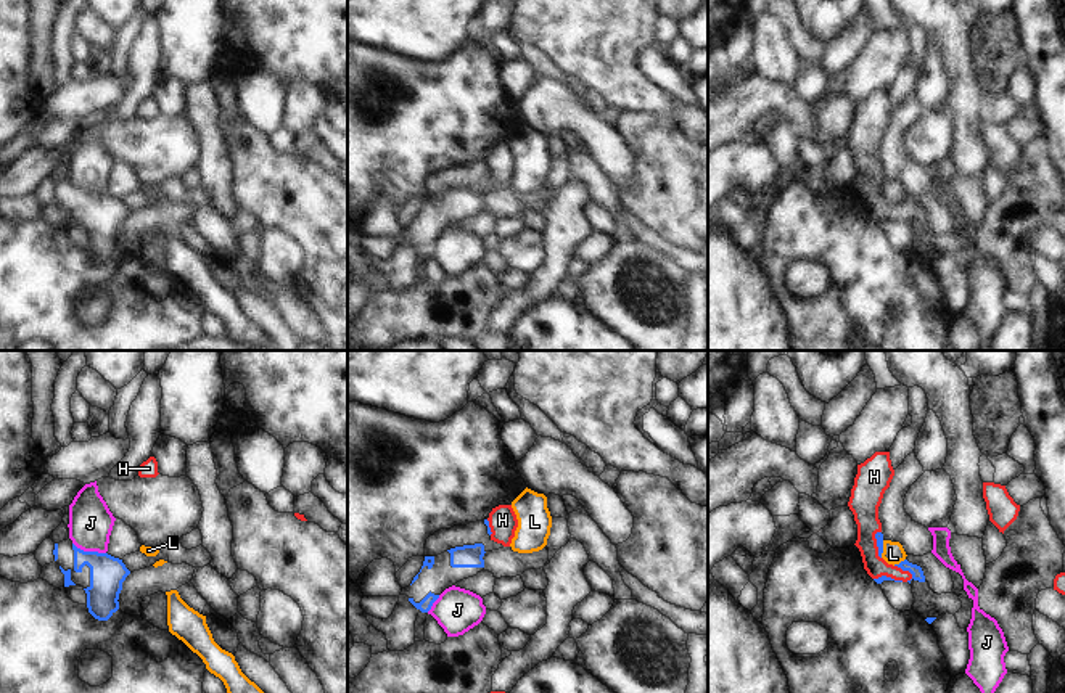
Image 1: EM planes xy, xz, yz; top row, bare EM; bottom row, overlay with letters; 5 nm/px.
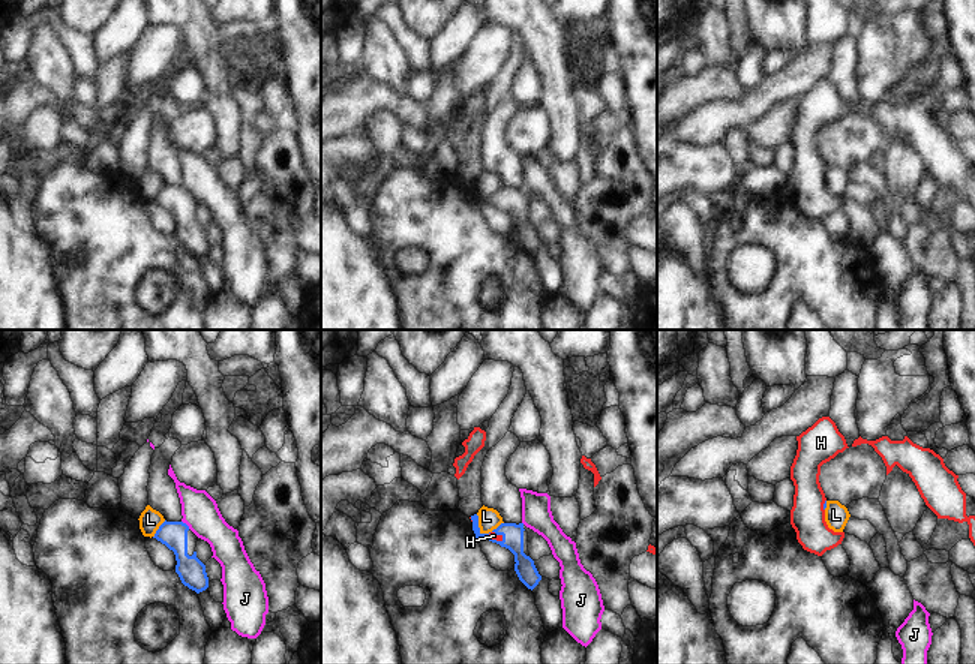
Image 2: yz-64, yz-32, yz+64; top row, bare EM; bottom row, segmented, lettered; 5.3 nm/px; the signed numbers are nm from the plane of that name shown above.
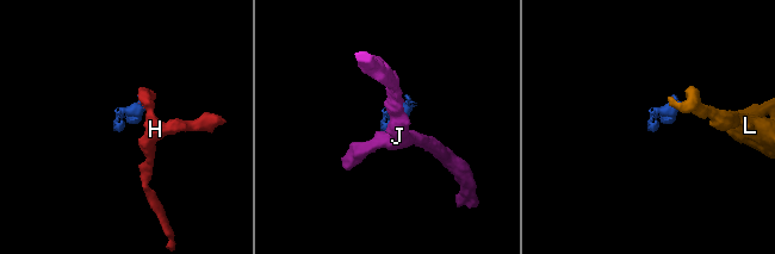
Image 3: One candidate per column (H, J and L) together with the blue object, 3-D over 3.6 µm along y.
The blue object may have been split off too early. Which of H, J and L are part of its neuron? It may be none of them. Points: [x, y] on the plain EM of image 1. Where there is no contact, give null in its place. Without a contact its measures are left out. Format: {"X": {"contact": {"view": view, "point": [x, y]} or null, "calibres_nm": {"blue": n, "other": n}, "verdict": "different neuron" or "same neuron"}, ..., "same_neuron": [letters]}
{"H": {"contact": {"view": "yz", "point": [904, 209]}, "calibres_nm": {"blue": 60, "other": 110}, "verdict": "same neuron"}, "J": {"contact": {"view": "xy", "point": [89, 192]}, "calibres_nm": {"blue": 180, "other": 220}, "verdict": "different neuron"}, "L": {"contact": {"view": "yz", "point": [900, 203]}, "calibres_nm": {"blue": 60, "other": 110}, "verdict": "different neuron"}, "same_neuron": ["H"]}

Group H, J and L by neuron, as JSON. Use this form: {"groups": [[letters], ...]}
{"groups": [["H"], ["J"], ["L"]]}

